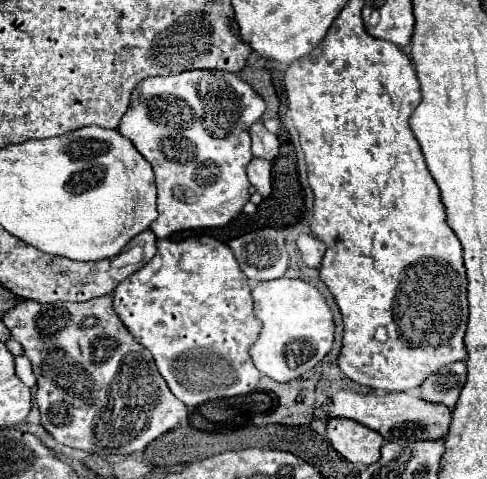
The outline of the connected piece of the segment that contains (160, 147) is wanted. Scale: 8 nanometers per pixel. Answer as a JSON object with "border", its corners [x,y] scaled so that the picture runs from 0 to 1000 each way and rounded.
{"border":[[[378,148],[345,161],[312,161],[279,177],[242,273],[275,299],[320,361],[324,457],[308,478],[324,499],[341,499],[353,486],[382,478],[460,474],[497,445],[497,432],[513,415],[505,344],[517,332],[517,315],[509,269],[522,253],[538,248],[542,228],[546,215],[538,203],[489,157],[464,148]]]}

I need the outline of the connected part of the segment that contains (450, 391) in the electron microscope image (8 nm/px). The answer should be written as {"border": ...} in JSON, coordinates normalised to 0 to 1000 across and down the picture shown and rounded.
{"border":[[[936,754],[936,758],[912,762],[899,775],[891,775],[858,808],[858,825],[862,833],[883,837],[883,841],[908,841],[928,858],[953,800],[957,800],[957,758]]]}

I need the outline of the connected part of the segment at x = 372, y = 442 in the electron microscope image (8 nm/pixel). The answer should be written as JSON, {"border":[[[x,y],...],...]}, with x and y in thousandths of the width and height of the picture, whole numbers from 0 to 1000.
{"border":[[[719,875],[674,879],[669,891],[678,929],[719,967],[772,967],[780,958],[780,933],[789,925],[784,908],[752,887]]]}

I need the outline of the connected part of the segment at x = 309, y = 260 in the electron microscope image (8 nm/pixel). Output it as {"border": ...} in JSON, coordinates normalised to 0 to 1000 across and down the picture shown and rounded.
{"border":[[[620,486],[612,499],[612,520],[620,528],[620,545],[632,553],[632,557],[653,557],[661,537],[665,537],[665,524],[669,524],[669,511],[661,511],[661,503],[653,495],[645,495],[641,486]]]}

